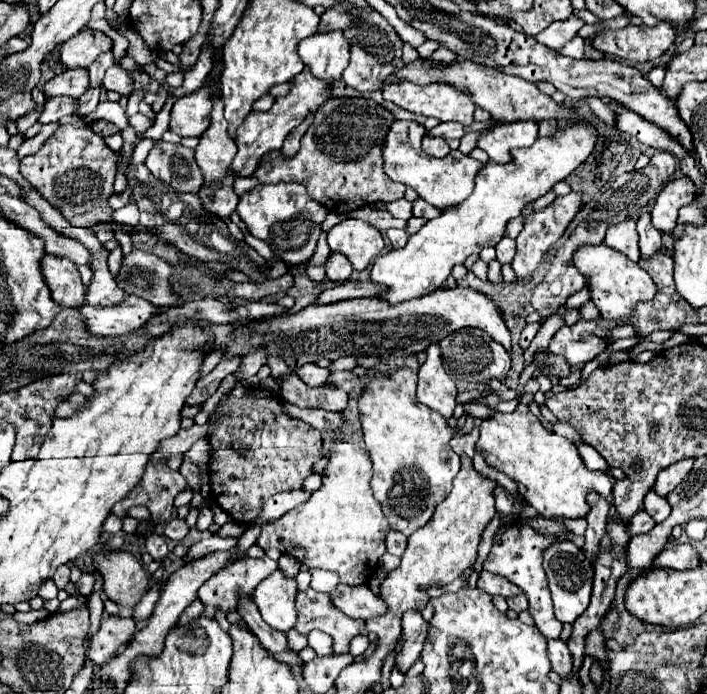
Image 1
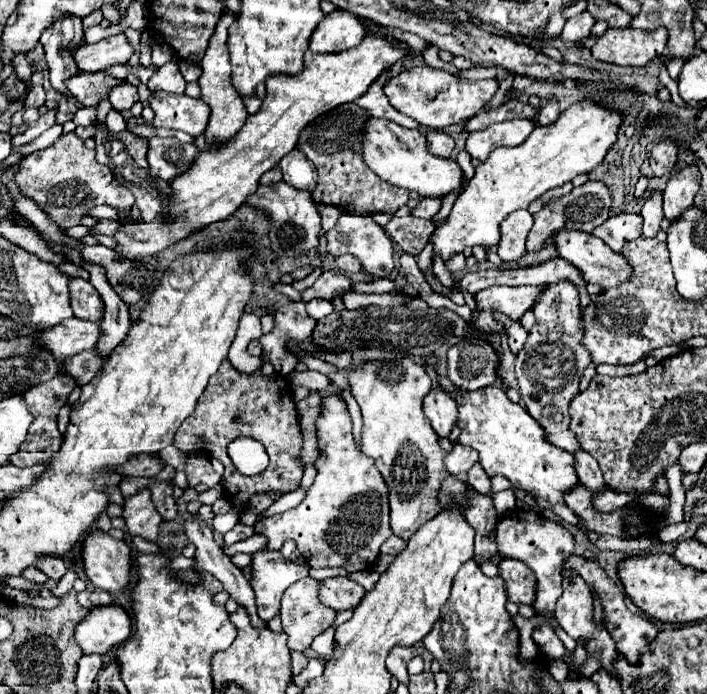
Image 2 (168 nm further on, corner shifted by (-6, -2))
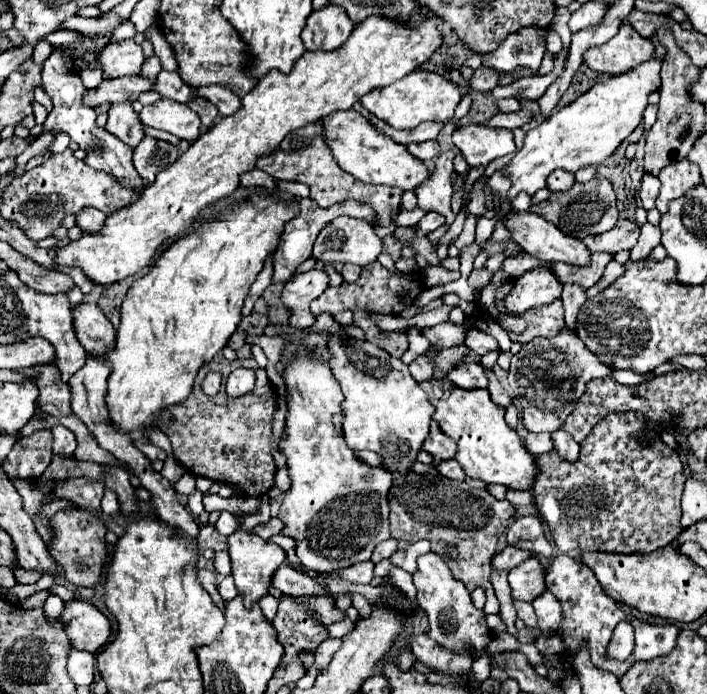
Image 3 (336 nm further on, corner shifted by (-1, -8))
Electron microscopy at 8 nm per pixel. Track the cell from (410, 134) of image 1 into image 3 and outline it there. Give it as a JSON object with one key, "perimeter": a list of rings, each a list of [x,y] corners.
{"perimeter":[[[348,110],[348,112],[330,114],[330,118],[322,120],[322,124],[326,126],[326,140],[334,150],[336,162],[342,166],[342,170],[346,170],[348,174],[352,174],[362,182],[414,190],[424,180],[430,178],[430,170],[424,166],[422,160],[414,158],[406,146],[394,142],[392,138],[376,130],[360,112]]]}

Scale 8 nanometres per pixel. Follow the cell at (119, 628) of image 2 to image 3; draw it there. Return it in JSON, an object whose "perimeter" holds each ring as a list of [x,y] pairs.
{"perimeter":[[[84,600],[66,602],[60,620],[74,650],[96,654],[104,644],[108,644],[112,632],[110,620],[94,604]]]}

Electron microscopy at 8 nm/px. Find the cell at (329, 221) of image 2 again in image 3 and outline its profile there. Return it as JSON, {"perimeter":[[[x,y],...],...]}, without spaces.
{"perimeter":[[[296,198],[300,212],[296,218],[292,218],[290,222],[286,222],[284,226],[284,234],[280,238],[280,248],[278,248],[278,262],[274,262],[274,282],[288,282],[294,274],[294,270],[312,256],[312,248],[316,242],[316,236],[320,234],[322,228],[328,226],[328,222],[332,222],[338,216],[352,216],[352,218],[362,218],[366,222],[374,220],[374,210],[370,210],[370,206],[362,204],[362,202],[344,202],[338,204],[338,208],[320,208],[312,198]]]}

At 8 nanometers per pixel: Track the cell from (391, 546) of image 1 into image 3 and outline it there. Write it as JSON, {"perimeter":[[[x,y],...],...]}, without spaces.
{"perimeter":[[[390,538],[390,540],[386,540],[386,542],[382,542],[382,544],[376,546],[376,550],[374,550],[374,554],[372,554],[372,562],[376,564],[376,562],[380,562],[382,558],[390,558],[396,550],[398,550],[398,540]]]}

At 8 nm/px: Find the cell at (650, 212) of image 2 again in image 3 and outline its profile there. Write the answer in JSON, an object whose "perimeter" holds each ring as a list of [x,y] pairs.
{"perimeter":[[[644,176],[642,178],[642,186],[640,186],[640,198],[642,198],[642,206],[644,210],[652,210],[654,202],[658,198],[658,190],[660,190],[660,180],[656,176]]]}

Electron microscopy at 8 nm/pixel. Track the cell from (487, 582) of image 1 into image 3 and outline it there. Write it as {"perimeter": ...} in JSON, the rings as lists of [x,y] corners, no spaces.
{"perimeter":[[[530,558],[508,572],[508,582],[512,586],[512,598],[522,602],[534,602],[546,590],[542,566]]]}

